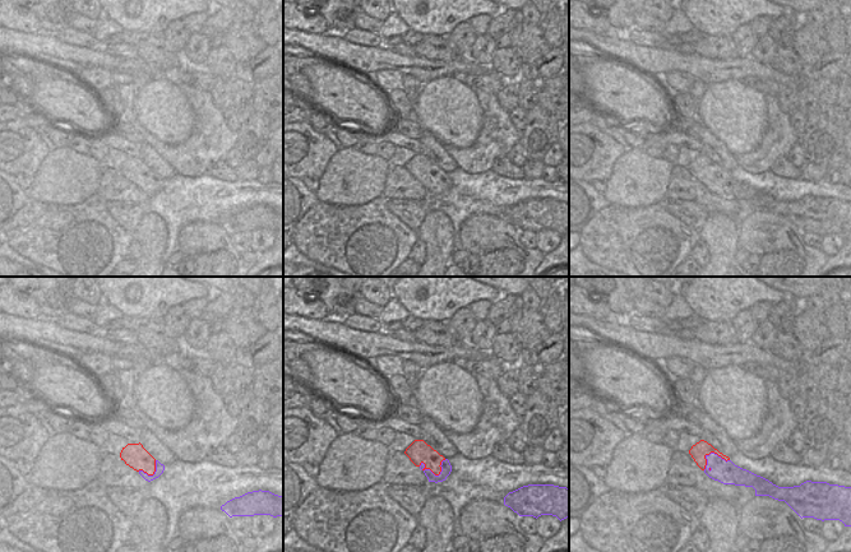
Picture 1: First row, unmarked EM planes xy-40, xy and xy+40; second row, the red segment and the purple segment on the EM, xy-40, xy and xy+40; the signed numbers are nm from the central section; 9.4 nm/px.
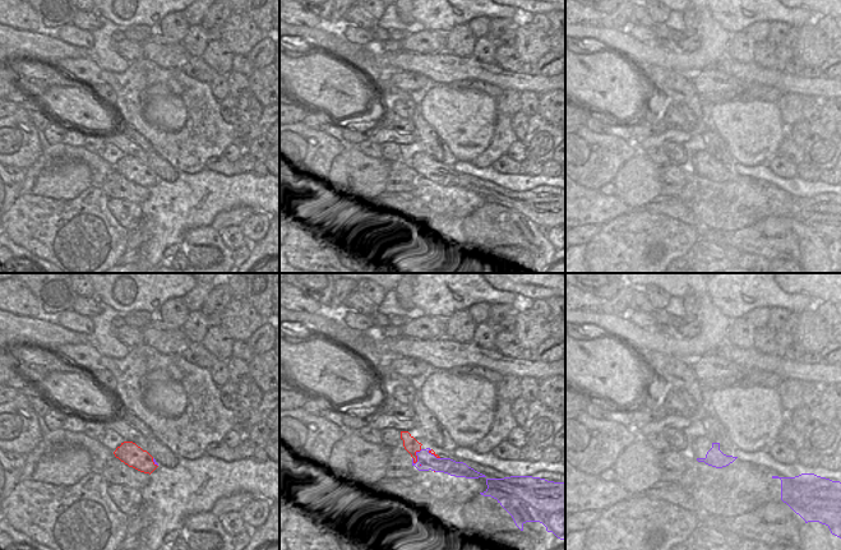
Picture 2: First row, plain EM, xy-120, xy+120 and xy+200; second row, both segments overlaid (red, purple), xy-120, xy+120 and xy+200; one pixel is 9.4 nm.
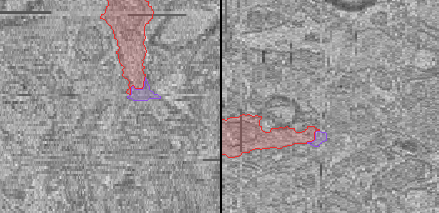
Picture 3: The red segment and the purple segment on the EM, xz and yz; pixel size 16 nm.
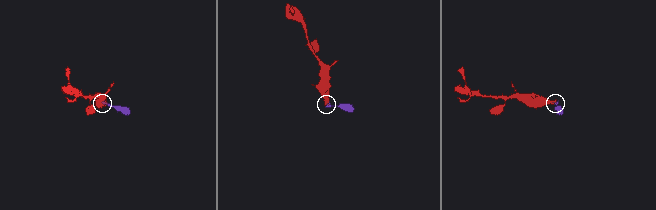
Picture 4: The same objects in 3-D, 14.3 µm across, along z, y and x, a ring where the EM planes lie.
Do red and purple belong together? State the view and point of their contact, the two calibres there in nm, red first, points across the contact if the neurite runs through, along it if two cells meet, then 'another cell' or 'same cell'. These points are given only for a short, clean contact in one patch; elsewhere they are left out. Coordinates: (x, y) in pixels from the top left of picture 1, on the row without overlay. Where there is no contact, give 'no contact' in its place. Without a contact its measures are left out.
meets red in xy at (435, 189); 190 nm thick on the red side, 100 nm on the other; another cell

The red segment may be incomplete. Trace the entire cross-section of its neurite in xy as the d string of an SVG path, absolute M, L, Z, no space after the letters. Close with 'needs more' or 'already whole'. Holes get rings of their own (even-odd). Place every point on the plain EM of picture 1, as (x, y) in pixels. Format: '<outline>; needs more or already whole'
M415 154L404 166L410 175L420 181L425 178L425 184L430 184L435 190L441 186L441 176L445 175L436 164L427 159L424 154Z; already whole

